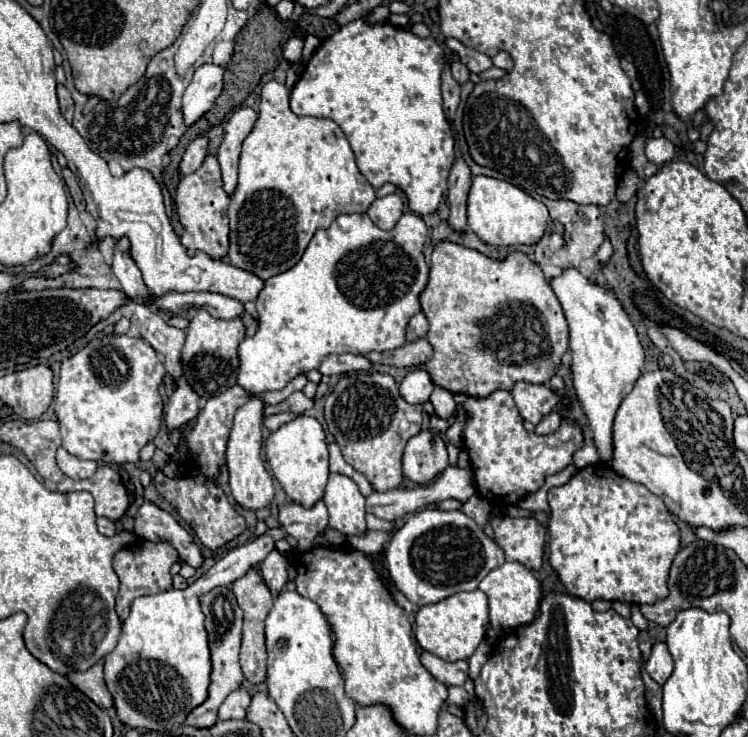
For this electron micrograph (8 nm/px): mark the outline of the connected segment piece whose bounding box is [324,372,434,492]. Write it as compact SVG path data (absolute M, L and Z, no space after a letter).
M344 374L324 404L328 432L336 438L344 460L362 472L374 490L386 492L402 482L402 450L422 428L422 412L434 412L432 404L408 404L390 374Z

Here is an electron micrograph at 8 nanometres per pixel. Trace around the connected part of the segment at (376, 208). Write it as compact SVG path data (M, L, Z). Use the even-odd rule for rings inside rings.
M398 194L376 198L368 208L368 216L380 230L392 230L402 216L402 198Z

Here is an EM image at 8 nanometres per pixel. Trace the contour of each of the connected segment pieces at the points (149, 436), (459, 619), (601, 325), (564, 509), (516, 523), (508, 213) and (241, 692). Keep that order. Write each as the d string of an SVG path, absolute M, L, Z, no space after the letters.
M122 334L88 342L60 368L54 414L60 424L62 446L82 460L104 464L138 462L140 450L154 440L162 424L158 386L164 374L164 364L142 338Z
M458 592L454 596L448 596L446 600L440 600L436 604L422 606L416 612L416 640L422 646L422 650L446 660L468 660L478 644L486 636L488 626L488 598L484 592Z
M564 268L560 276L550 280L570 326L570 356L572 356L572 382L578 400L588 416L594 444L604 462L612 456L612 422L624 396L634 388L644 366L644 348L638 332L624 310L622 302L612 290L590 282L576 268Z
M598 462L598 464L592 464L592 466L586 466L582 470L578 470L568 484L564 486L558 486L558 488L550 488L548 490L548 504L550 504L550 522L548 522L548 546L550 546L550 566L558 572L560 576L560 582L564 584L564 588L572 594L572 596L578 596L586 602L594 602L594 600L612 600L612 602L628 602L628 604L654 604L654 602L660 602L668 596L668 572L670 572L670 566L672 566L672 560L676 556L676 552L680 550L680 530L676 526L676 522L672 520L672 514L668 512L668 508L664 506L664 502L652 494L646 486L642 484L636 484L636 482L630 482L622 476L618 476L612 468L608 468L608 464L604 462Z
M492 518L494 540L504 550L508 562L522 562L526 568L540 570L546 530L534 518Z
M476 176L468 194L468 226L480 240L496 246L536 244L548 224L548 210L524 190L496 178Z
M238 688L236 692L232 692L220 706L218 710L218 718L220 720L242 720L246 714L248 714L248 708L250 708L250 702L252 702L252 696L244 690L244 688Z

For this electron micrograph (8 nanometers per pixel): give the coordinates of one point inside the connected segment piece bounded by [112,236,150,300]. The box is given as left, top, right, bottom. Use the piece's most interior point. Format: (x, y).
(124, 268)

